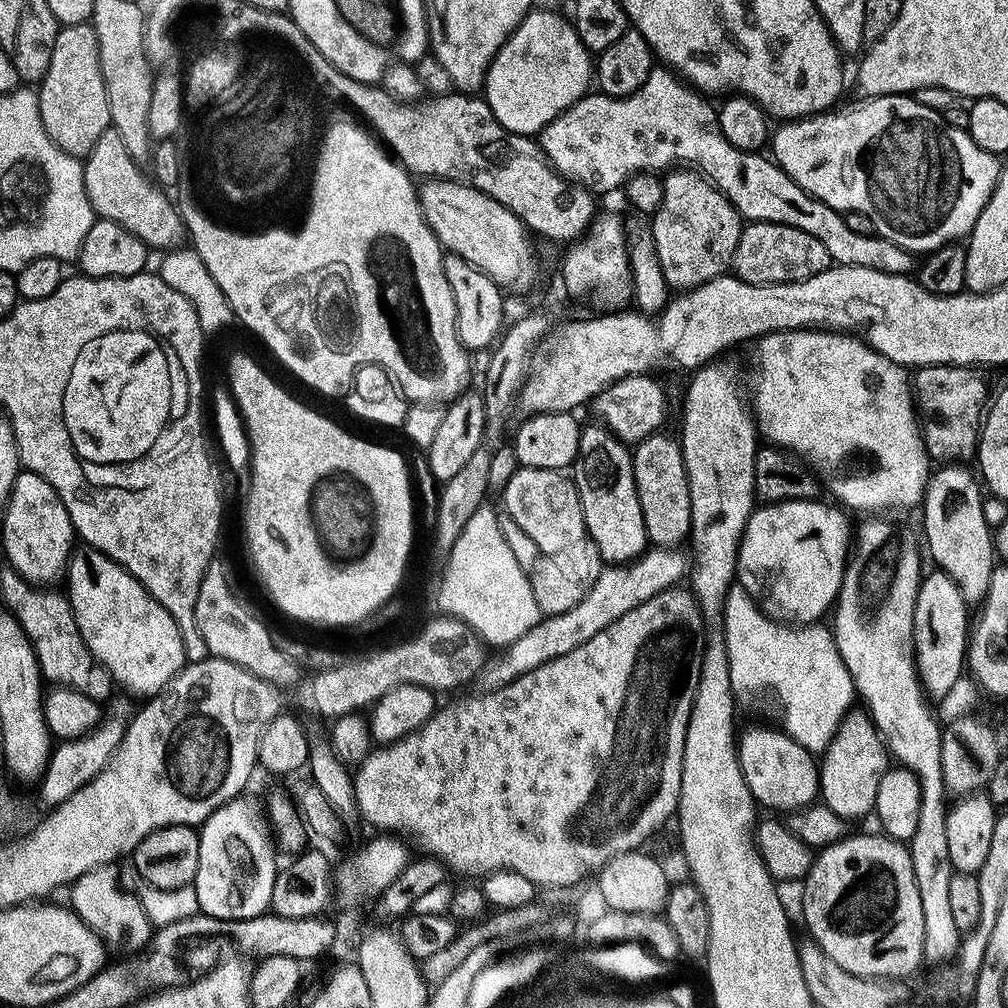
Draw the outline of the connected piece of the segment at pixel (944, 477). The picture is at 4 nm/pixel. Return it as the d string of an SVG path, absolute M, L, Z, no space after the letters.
M940 466L940 468L931 473L928 478L928 487L924 490L924 499L922 501L922 509L924 508L924 536L922 532L922 540L928 543L928 552L932 555L932 560L937 569L939 571L944 572L950 578L954 578L954 582L958 586L958 590L962 594L962 598L964 601L968 603L970 606L976 606L983 601L984 595L988 593L988 587L990 586L990 578L992 577L993 572L996 571L998 567L998 557L996 554L996 549L994 547L994 532L993 529L988 527L988 523L986 522L986 518L982 518L982 502L984 501L984 496L982 495L982 484L979 479L975 475L971 476L970 473L967 472L967 467L964 466Z

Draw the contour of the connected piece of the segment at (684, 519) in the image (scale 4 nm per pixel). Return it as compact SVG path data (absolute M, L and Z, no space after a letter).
M653 434L635 445L632 452L632 469L636 479L636 497L642 510L646 534L653 545L671 548L668 540L676 541L676 536L684 541L692 530L690 514L690 486L684 465L684 452L679 439Z

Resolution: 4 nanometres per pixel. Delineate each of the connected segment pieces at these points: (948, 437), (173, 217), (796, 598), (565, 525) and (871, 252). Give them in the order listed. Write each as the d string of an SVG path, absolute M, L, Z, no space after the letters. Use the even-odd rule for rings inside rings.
M958 364L924 366L914 376L914 403L924 438L924 448L936 462L968 462L977 455L982 413L990 400L983 371Z
M109 130L98 138L94 150L83 161L84 185L92 211L97 217L112 220L118 226L130 230L152 250L176 250L186 240L184 219L171 199L151 179L140 173L141 165L133 159L115 130Z
M813 498L765 503L760 506L764 508L757 507L753 511L740 540L740 556L734 569L735 575L740 575L739 587L748 591L760 611L771 620L779 620L789 626L807 626L819 621L820 615L835 605L844 580L844 569L850 559L850 528L848 532L848 520L843 516L845 513L831 503L819 504L818 501Z
M517 468L513 476L502 484L505 511L514 518L518 526L528 535L531 543L541 553L557 552L574 542L585 539L586 529L582 502L578 498L576 481L567 471Z
M656 66L646 78L644 85L634 94L619 98L589 94L574 102L574 106L570 106L562 115L554 118L538 133L538 143L548 163L565 180L579 184L581 188L586 188L593 194L612 192L616 187L617 191L630 176L656 174L673 166L691 166L695 171L707 176L712 185L736 205L741 217L751 218L753 221L785 223L786 226L804 230L826 246L830 260L836 264L866 266L899 276L913 271L913 253L878 235L850 230L841 213L816 200L802 186L798 186L781 170L779 164L773 162L767 155L745 154L735 148L722 134L717 109L711 108L703 99L707 100L671 68Z

